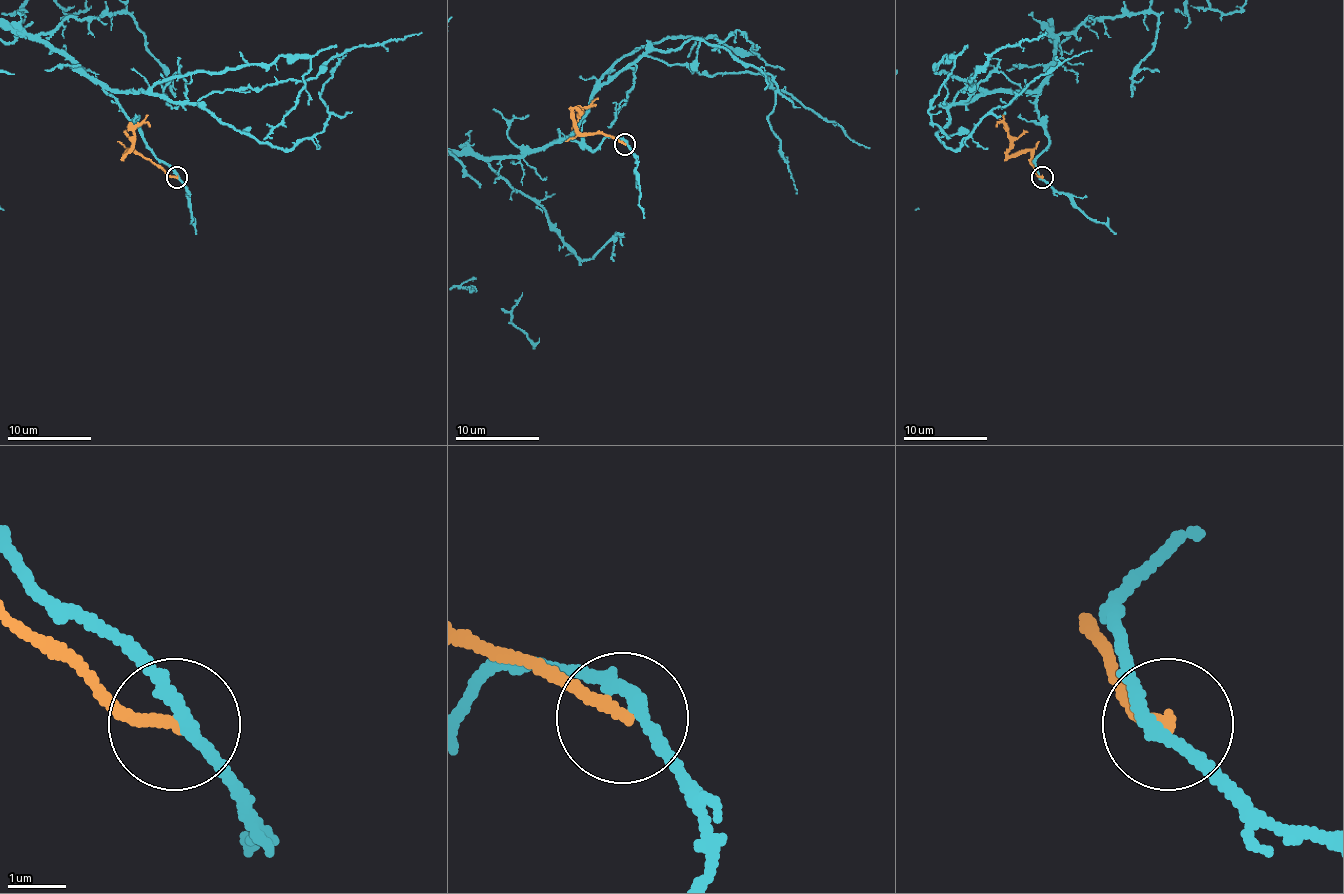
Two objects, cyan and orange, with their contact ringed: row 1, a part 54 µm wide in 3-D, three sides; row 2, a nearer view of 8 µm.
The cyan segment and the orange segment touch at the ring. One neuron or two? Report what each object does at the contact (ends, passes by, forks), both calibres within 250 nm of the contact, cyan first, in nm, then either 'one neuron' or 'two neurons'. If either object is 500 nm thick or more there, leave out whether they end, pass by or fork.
cyan passes by; orange ends there; 240 nm thick on the cyan side, 200 nm on the other; two neurons

